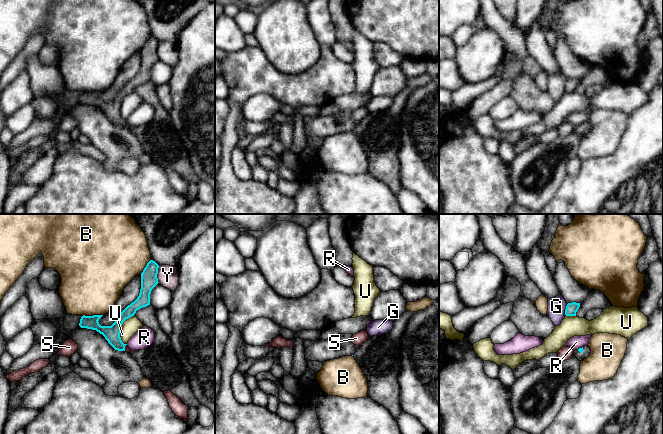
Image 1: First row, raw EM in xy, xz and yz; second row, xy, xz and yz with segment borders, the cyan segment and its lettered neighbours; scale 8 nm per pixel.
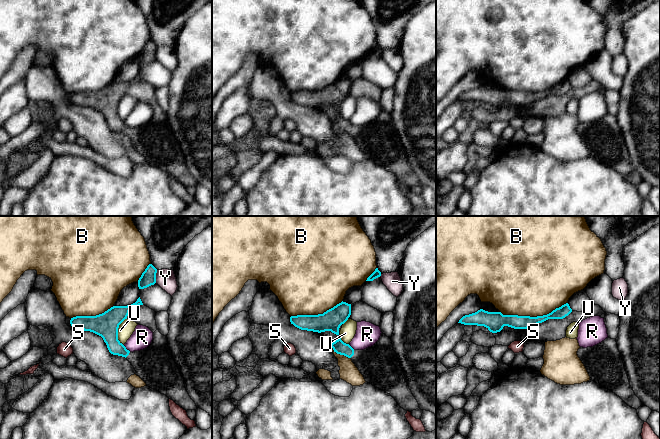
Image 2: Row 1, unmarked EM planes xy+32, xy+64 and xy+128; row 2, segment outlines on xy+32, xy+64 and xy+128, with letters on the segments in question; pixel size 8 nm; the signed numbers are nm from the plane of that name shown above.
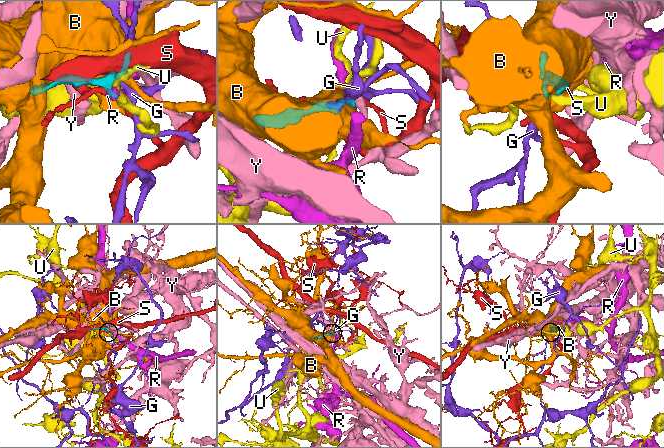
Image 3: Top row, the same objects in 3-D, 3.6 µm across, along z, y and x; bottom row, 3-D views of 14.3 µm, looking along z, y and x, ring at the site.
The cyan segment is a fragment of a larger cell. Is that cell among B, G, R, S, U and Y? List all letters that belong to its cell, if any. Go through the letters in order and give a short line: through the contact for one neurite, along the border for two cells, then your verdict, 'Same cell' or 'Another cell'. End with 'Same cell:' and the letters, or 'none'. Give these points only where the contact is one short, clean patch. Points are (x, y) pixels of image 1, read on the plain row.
B: Another cell
G: Line: yz (567, 80), (565, 91). Another cell
R: Line: yz (582, 122), (577, 125). Another cell
S: Another cell
U: Line: xy (133, 91), (128, 93), (121, 102), (120, 115), (124, 120). Another cell
Y: Line: xy (159, 42), (158, 58). Another cell
Same cell: none

